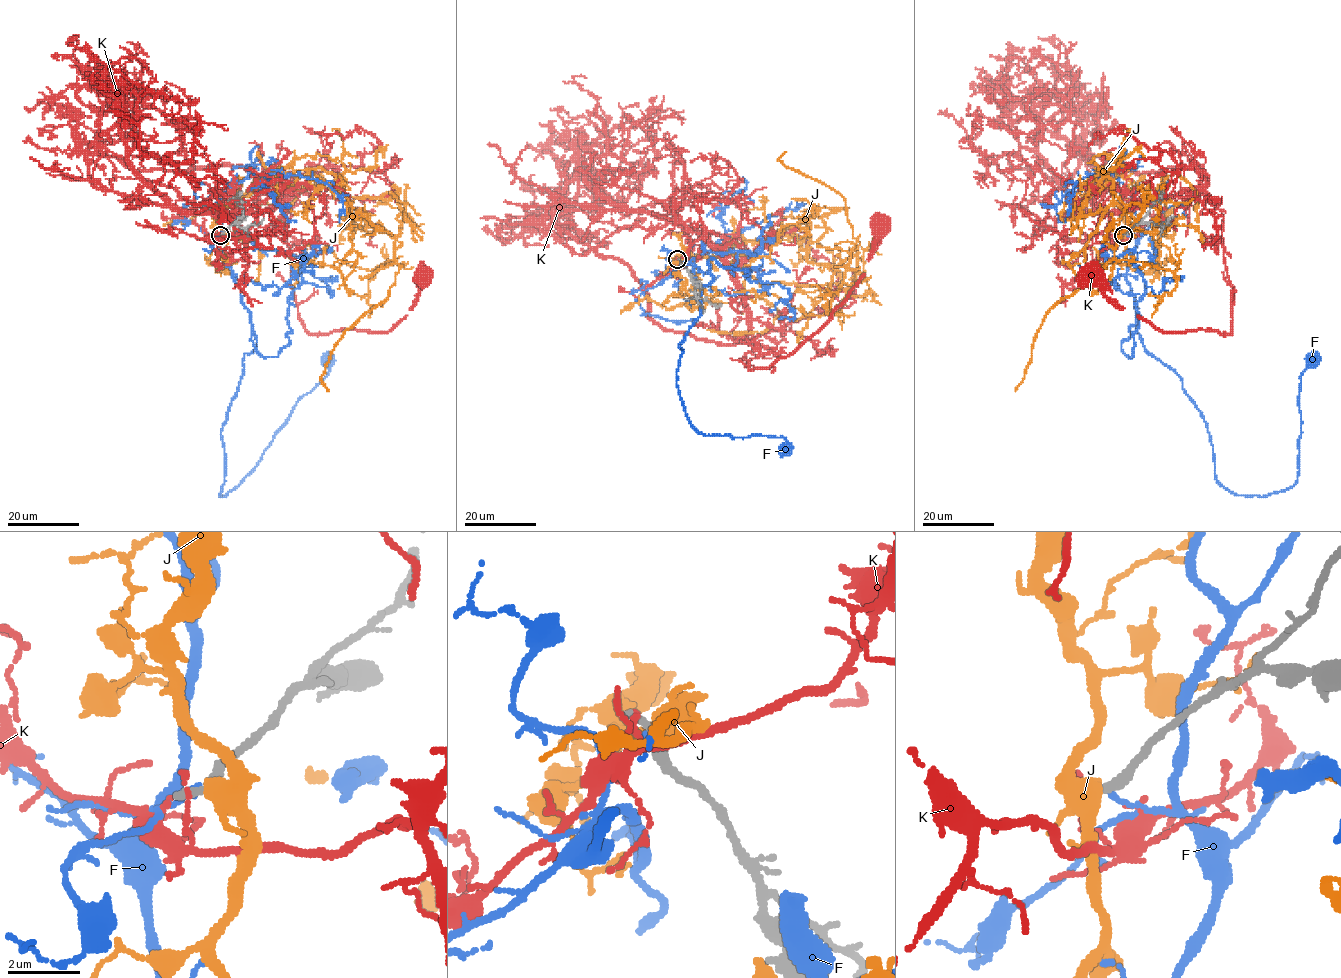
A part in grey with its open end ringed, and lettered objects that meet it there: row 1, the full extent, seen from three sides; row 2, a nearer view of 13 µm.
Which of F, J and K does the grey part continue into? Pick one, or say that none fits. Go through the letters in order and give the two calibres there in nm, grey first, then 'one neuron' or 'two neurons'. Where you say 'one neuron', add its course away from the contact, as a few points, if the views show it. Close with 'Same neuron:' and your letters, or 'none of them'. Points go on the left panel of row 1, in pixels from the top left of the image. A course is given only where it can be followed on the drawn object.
F: 360/130 nm | two neurons
J: 380/550 nm | two neurons
K: 240/150 nm | two neurons
Same neuron: none of them

